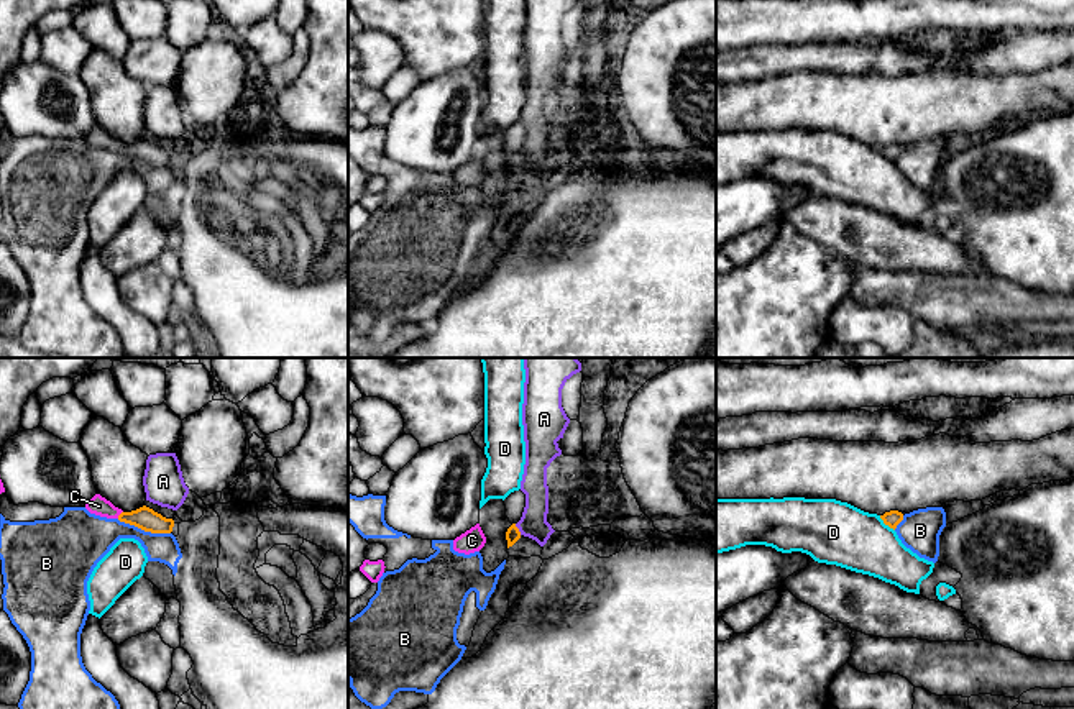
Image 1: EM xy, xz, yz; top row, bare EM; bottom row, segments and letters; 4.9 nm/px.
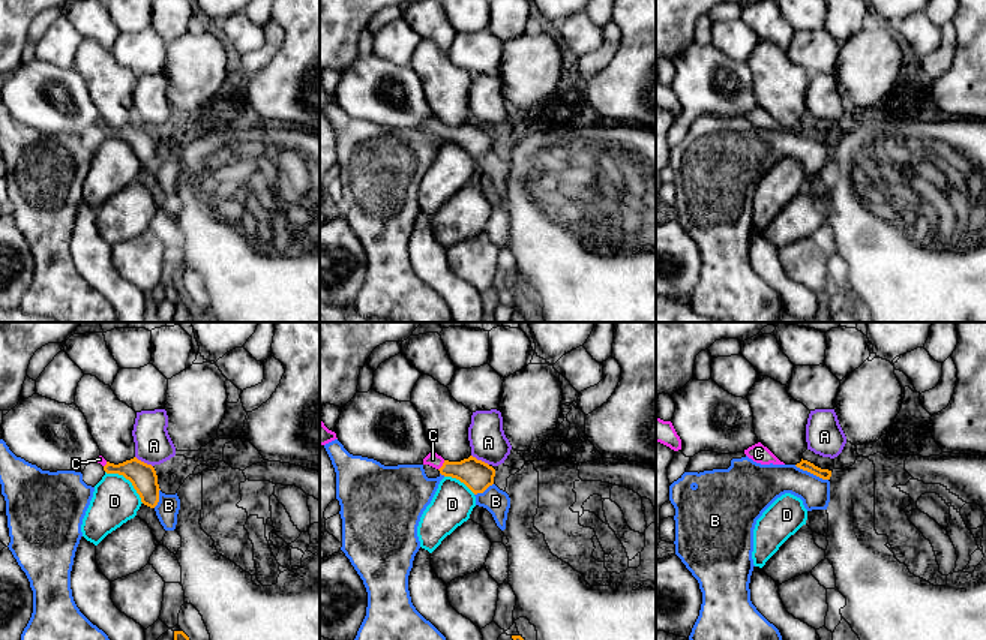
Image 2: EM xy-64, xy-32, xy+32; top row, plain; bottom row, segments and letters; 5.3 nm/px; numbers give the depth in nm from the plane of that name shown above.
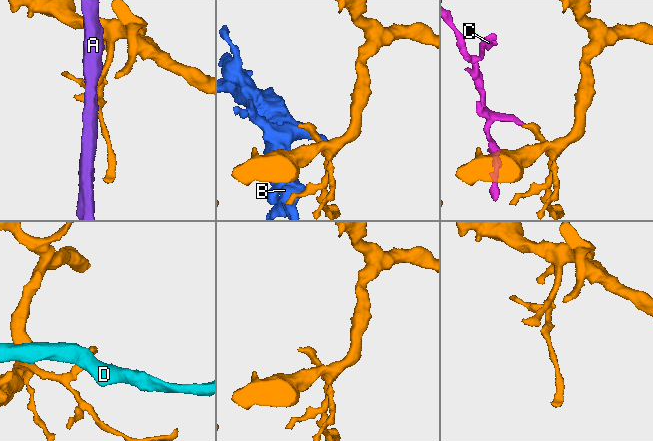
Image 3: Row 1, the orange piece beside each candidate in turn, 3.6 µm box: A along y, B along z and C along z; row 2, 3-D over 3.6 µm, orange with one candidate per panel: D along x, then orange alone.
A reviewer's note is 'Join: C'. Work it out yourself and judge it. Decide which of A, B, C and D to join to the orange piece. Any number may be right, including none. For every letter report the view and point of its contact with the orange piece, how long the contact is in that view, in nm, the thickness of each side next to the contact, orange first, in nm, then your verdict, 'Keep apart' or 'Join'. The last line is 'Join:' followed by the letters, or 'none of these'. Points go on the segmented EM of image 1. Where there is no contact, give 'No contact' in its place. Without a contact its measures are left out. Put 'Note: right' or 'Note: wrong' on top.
Note: right
A: Touches orange at xz (518, 529). Shared border 70 nm. Thickness 70 nm (orange) against 140 nm. Keep apart
B: Touches orange at xy (143, 529). Shared border 280 nm. Thickness 110 nm (orange) against 200 nm. Keep apart
C: Touches orange at xy (120, 514). Shared border 50 nm. Thickness 110 nm (orange) against 90 nm. Join
D: Touches orange at yz (885, 524). Shared border 110 nm. Thickness 80 nm (orange) against 300 nm. Keep apart
Join: C

